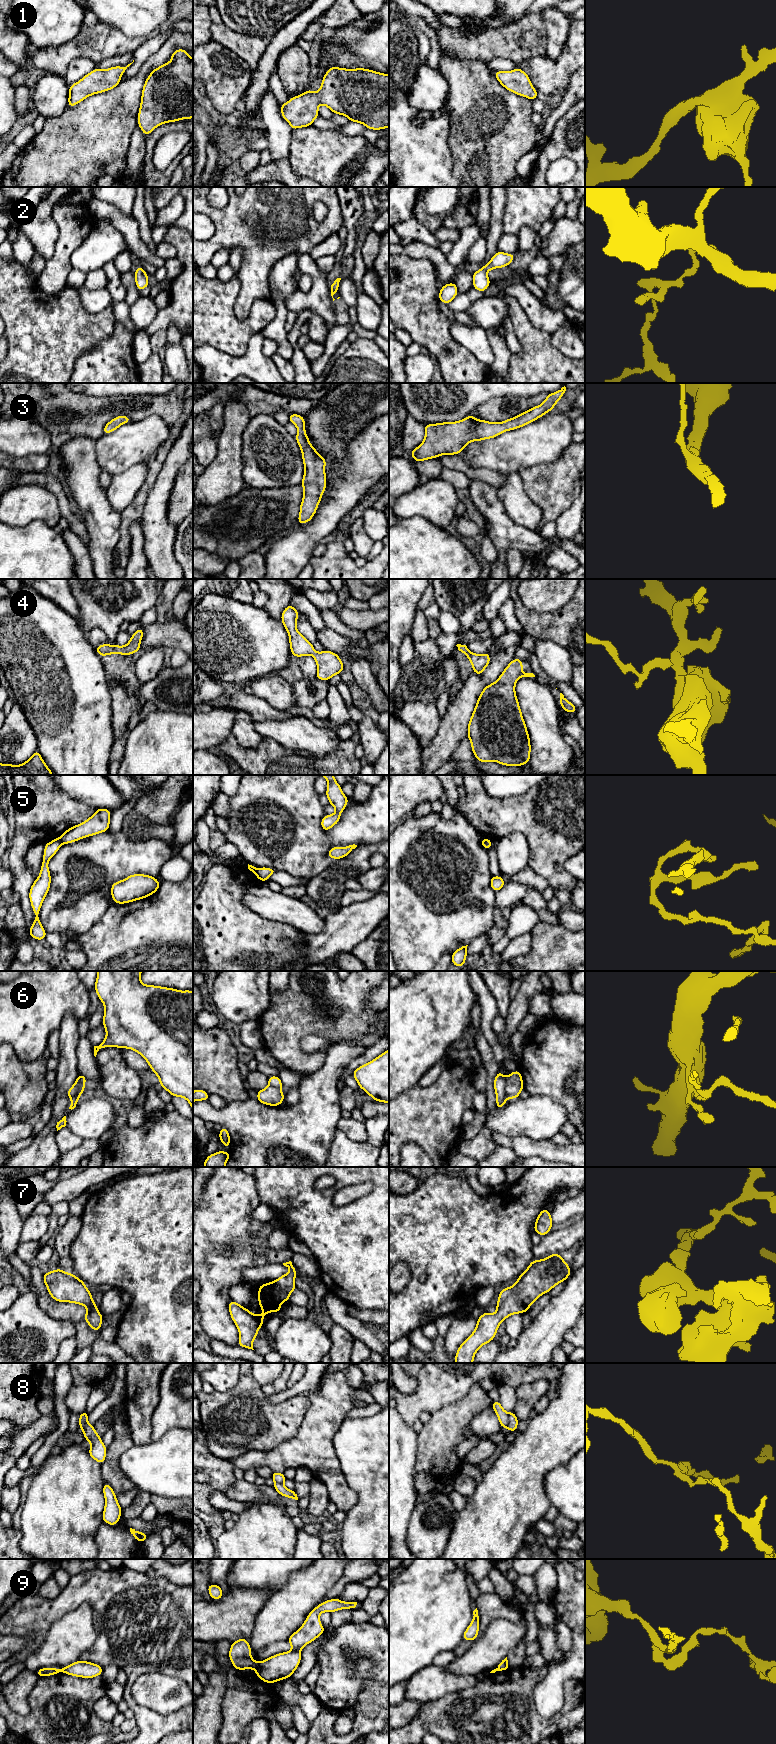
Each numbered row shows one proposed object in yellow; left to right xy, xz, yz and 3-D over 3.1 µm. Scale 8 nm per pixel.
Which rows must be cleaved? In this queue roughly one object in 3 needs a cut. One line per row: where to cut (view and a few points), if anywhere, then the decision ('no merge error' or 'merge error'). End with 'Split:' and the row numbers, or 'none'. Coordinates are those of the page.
1: no cut; no merge error
2: no cut; no merge error
3: no cut; no merge error
4: no cut; no merge error
5: cut in xy along (58, 838), (62, 842); merge error
6: cut in yz along (505, 1077), (505, 1094), (507, 1096); merge error
7: no cut; no merge error
8: cut in yz along (509, 1414), (507, 1428); merge error
9: cut in xz along (258, 1663), (254, 1667); merge error
Split: 5, 6, 8, 9

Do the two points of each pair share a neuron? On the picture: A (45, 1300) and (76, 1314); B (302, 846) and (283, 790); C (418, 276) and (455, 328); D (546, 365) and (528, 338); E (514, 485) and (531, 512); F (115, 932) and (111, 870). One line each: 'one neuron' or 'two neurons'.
A: one neuron
B: one neuron
C: two neurons
D: one neuron
E: one neuron
F: two neurons

